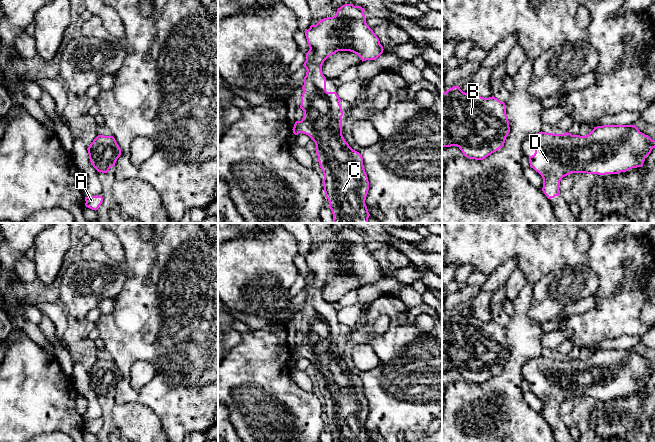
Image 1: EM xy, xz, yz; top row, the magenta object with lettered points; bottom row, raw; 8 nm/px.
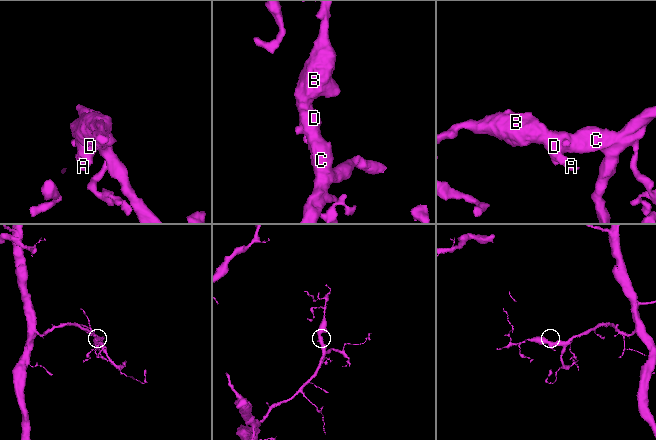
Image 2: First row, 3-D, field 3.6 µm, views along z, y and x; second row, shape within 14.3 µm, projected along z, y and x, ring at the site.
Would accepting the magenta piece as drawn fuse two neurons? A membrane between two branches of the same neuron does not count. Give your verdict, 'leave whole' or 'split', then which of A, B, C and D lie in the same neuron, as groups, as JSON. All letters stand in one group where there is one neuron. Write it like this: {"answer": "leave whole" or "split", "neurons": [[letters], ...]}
{"answer": "leave whole", "neurons": [["A", "B", "C", "D"]]}

